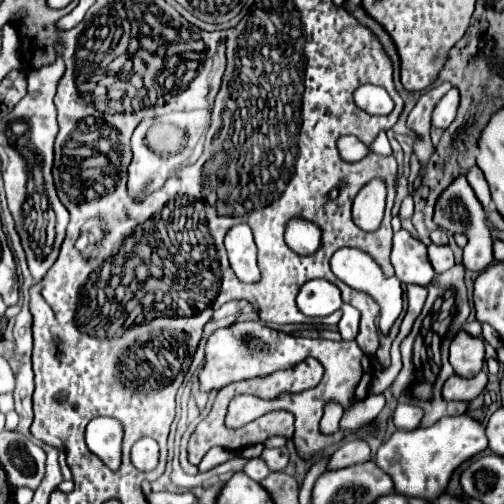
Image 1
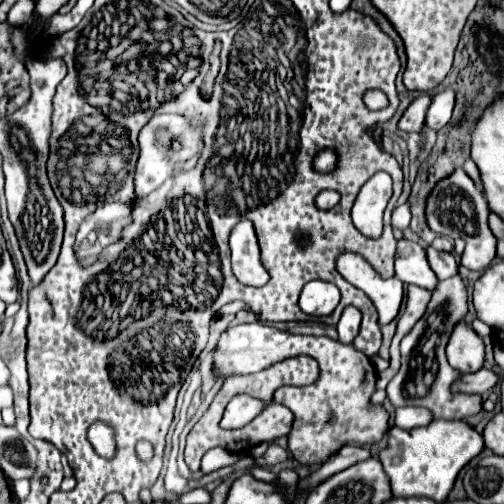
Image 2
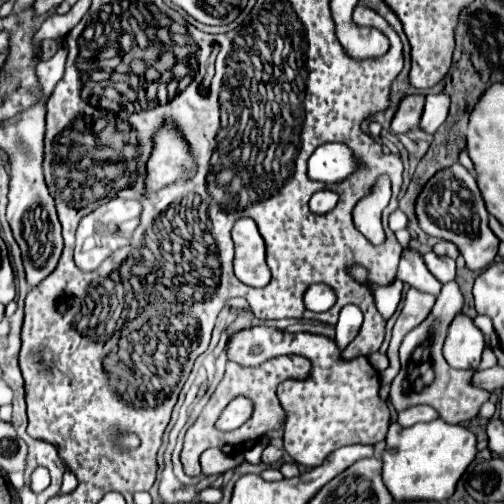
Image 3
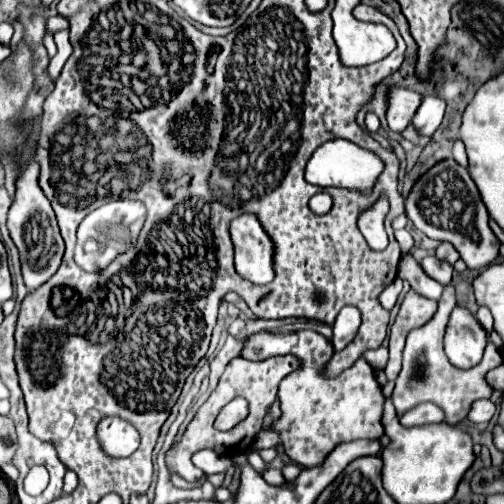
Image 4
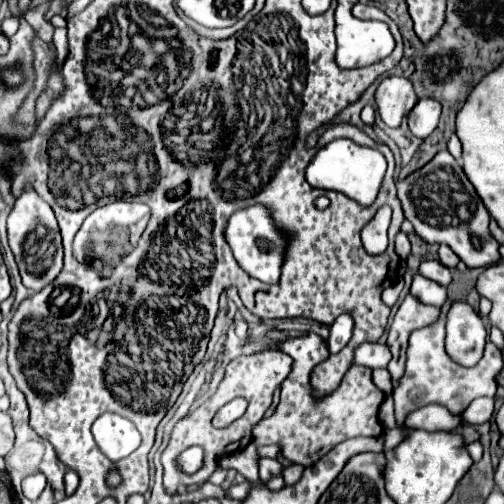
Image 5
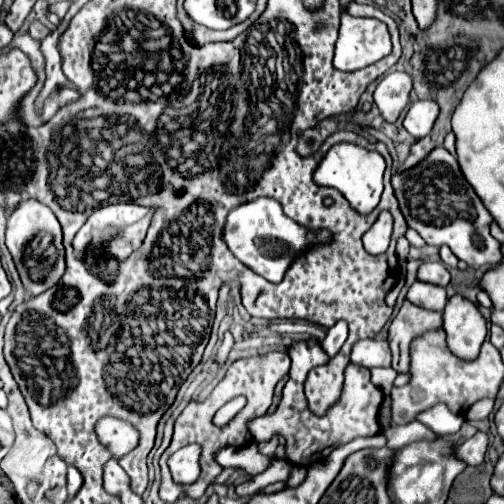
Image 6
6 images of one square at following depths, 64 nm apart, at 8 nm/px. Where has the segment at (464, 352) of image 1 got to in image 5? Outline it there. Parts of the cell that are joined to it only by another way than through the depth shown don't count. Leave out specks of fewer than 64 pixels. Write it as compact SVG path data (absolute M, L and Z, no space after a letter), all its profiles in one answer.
M454 302L446 322L446 352L462 366L474 366L486 346L486 328L482 318L466 302Z

